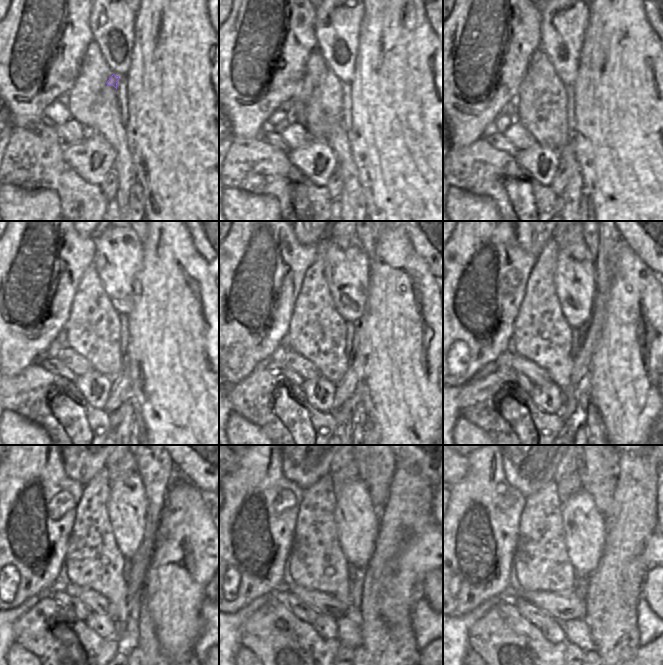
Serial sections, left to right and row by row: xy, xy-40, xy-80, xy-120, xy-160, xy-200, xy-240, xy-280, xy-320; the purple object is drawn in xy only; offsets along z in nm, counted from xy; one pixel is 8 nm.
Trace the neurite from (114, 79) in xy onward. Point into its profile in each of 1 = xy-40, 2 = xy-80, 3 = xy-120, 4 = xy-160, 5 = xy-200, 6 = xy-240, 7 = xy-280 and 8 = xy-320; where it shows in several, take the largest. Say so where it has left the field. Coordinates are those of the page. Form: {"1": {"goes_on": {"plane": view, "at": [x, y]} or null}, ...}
{"1": {"goes_on": {"plane": "xy-40", "at": [324, 111]}}, "2": {"goes_on": {"plane": "xy-80", "at": [541, 102]}}, "3": {"goes_on": {"plane": "xy-120", "at": [93, 329]}}, "4": {"goes_on": {"plane": "xy-160", "at": [317, 331]}}, "5": {"goes_on": {"plane": "xy-200", "at": [541, 334]}}, "6": {"goes_on": {"plane": "xy-240", "at": [93, 560]}}, "7": {"goes_on": {"plane": "xy-280", "at": [317, 562]}}, "8": {"goes_on": {"plane": "xy-320", "at": [542, 564]}}}

